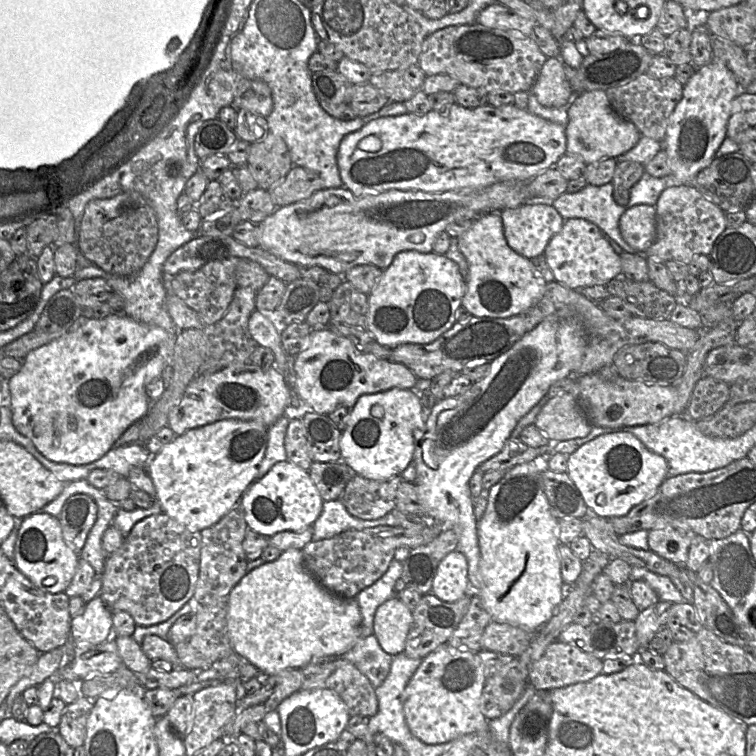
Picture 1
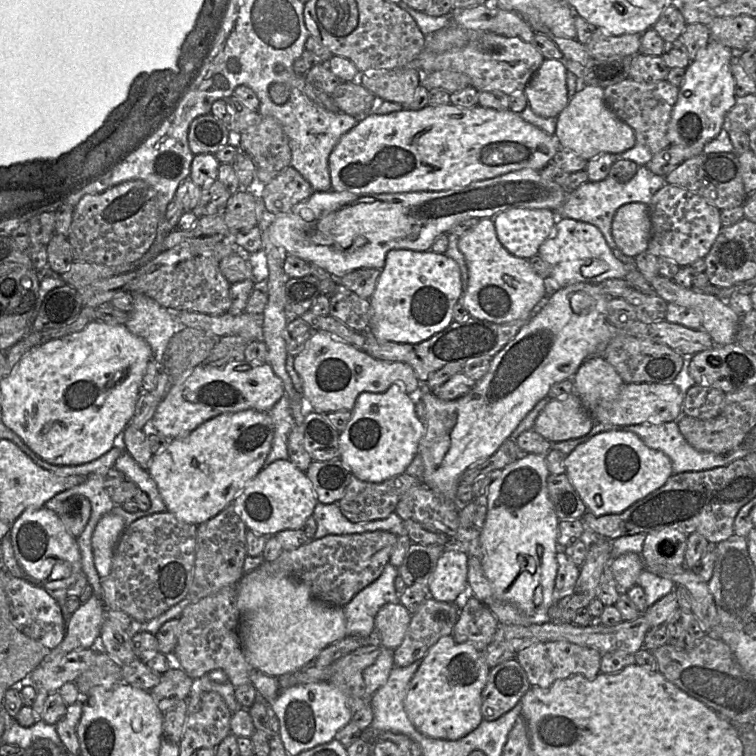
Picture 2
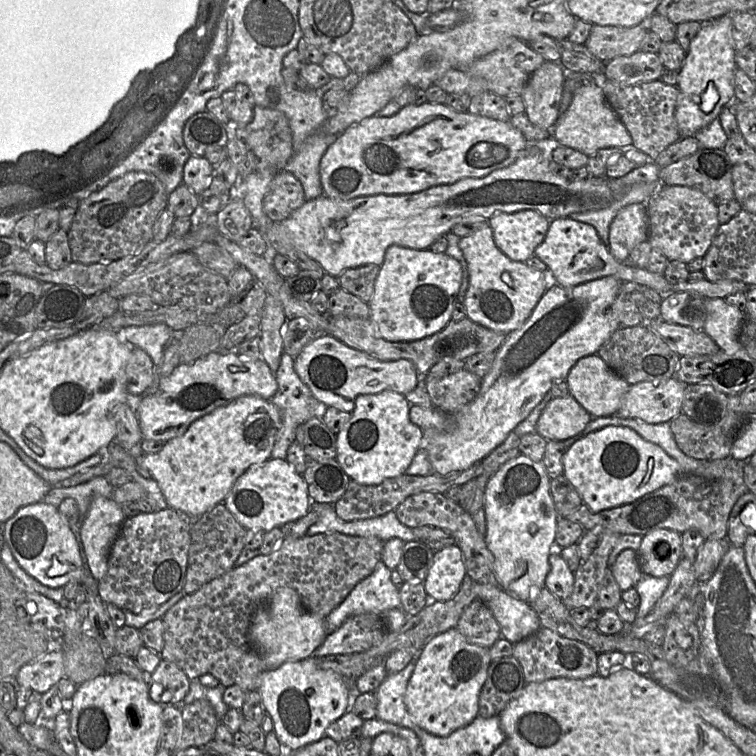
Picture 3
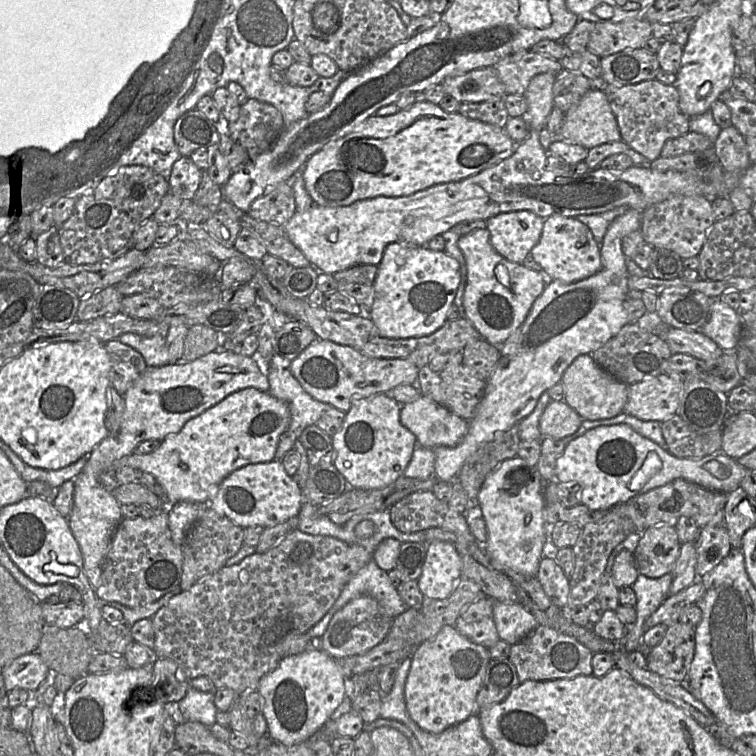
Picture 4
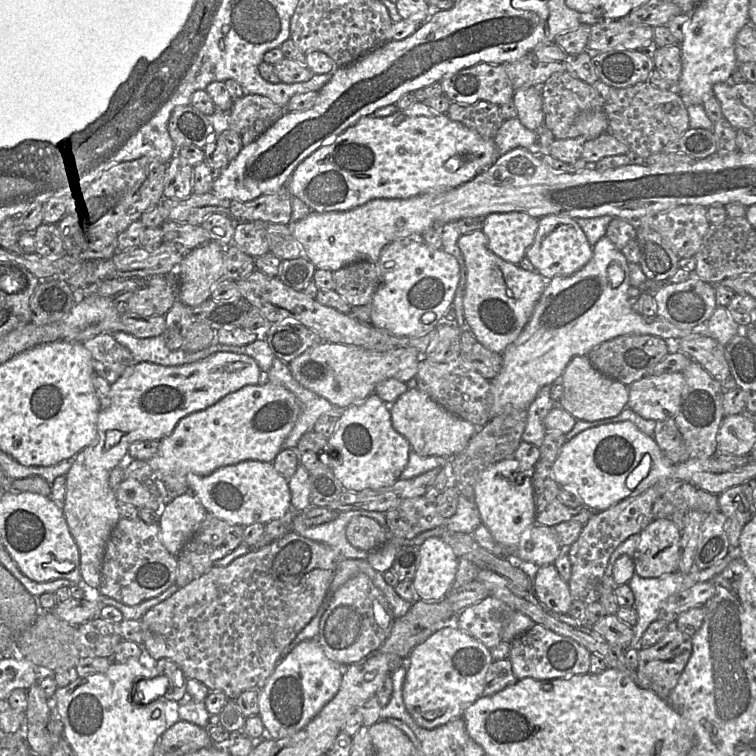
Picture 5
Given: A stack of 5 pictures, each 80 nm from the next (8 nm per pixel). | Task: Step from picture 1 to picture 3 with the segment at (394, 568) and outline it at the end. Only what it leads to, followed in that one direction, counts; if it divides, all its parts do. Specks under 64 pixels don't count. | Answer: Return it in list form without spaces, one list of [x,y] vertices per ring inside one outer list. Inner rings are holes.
[[[378,562],[374,571],[361,580],[346,599],[324,618],[327,633],[338,629],[353,615],[381,615],[392,608],[402,609],[399,591],[391,581],[391,573],[392,570],[383,562]]]

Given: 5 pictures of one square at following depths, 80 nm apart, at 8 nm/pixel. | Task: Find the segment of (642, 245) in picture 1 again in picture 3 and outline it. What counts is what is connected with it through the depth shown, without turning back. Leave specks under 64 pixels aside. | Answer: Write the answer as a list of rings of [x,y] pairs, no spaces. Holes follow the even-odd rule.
[[[636,203],[622,208],[610,225],[609,252],[619,262],[628,262],[630,252],[643,241],[648,241],[648,216],[646,205]]]

